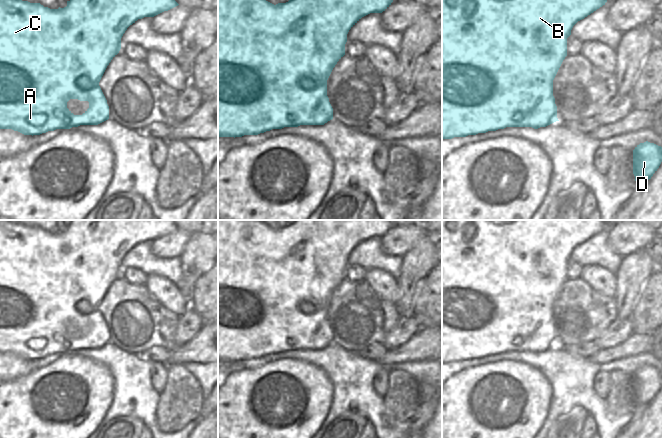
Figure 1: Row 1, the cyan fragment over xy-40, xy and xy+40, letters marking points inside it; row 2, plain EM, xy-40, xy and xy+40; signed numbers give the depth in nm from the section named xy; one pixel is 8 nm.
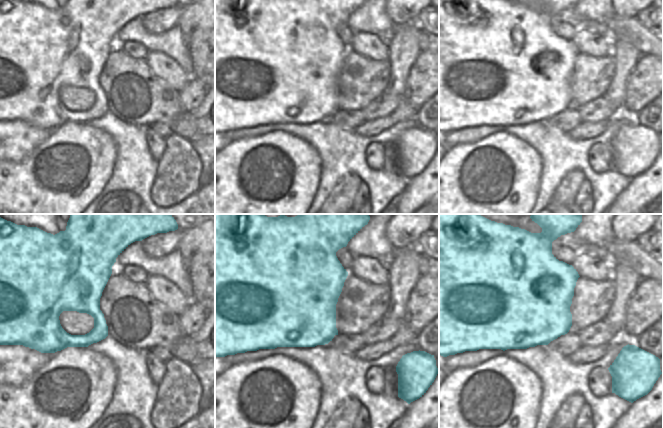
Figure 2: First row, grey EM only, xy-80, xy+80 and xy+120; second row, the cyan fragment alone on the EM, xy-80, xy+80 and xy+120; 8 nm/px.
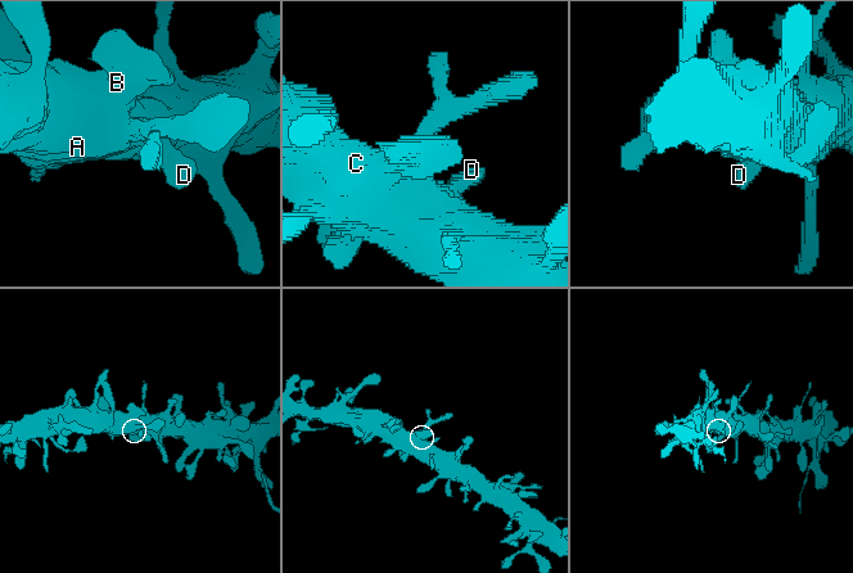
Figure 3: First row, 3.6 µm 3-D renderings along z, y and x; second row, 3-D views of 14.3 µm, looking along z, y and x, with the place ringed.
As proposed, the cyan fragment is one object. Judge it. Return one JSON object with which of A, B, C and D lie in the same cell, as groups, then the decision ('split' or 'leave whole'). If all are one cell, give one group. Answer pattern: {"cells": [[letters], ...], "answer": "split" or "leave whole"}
{"cells": [["A", "B", "C", "D"]], "answer": "leave whole"}

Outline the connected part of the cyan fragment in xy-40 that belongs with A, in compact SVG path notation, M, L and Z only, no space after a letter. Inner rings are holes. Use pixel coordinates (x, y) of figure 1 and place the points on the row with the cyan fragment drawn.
M0 0L0 129L12 129L24 135L40 135L56 129L70 129L80 125L98 125L109 119L109 106L99 82L111 62L121 49L121 38L127 28L138 19L154 17L179 4L175 0L70 0L64 8L50 9L40 3L22 0ZM70 99L88 101L89 108L82 115L74 115L68 108Z

